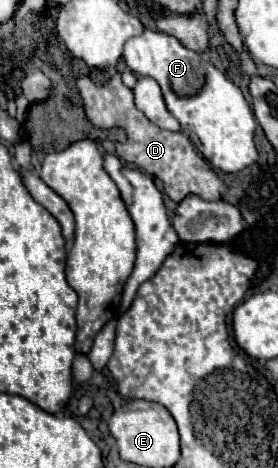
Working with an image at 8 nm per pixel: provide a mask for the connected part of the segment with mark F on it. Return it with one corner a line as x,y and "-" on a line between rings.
145,28
143,34
127,40
123,58
135,74
151,76
157,80
157,84
163,90
167,110
177,118
181,131
189,136
197,151
205,156
215,168
219,168
223,172
239,172
257,160
257,148
253,142
255,128
257,128
255,116
253,116
243,92
221,70
217,70
205,56
185,48
175,36
169,36
163,32
153,32
149,28

